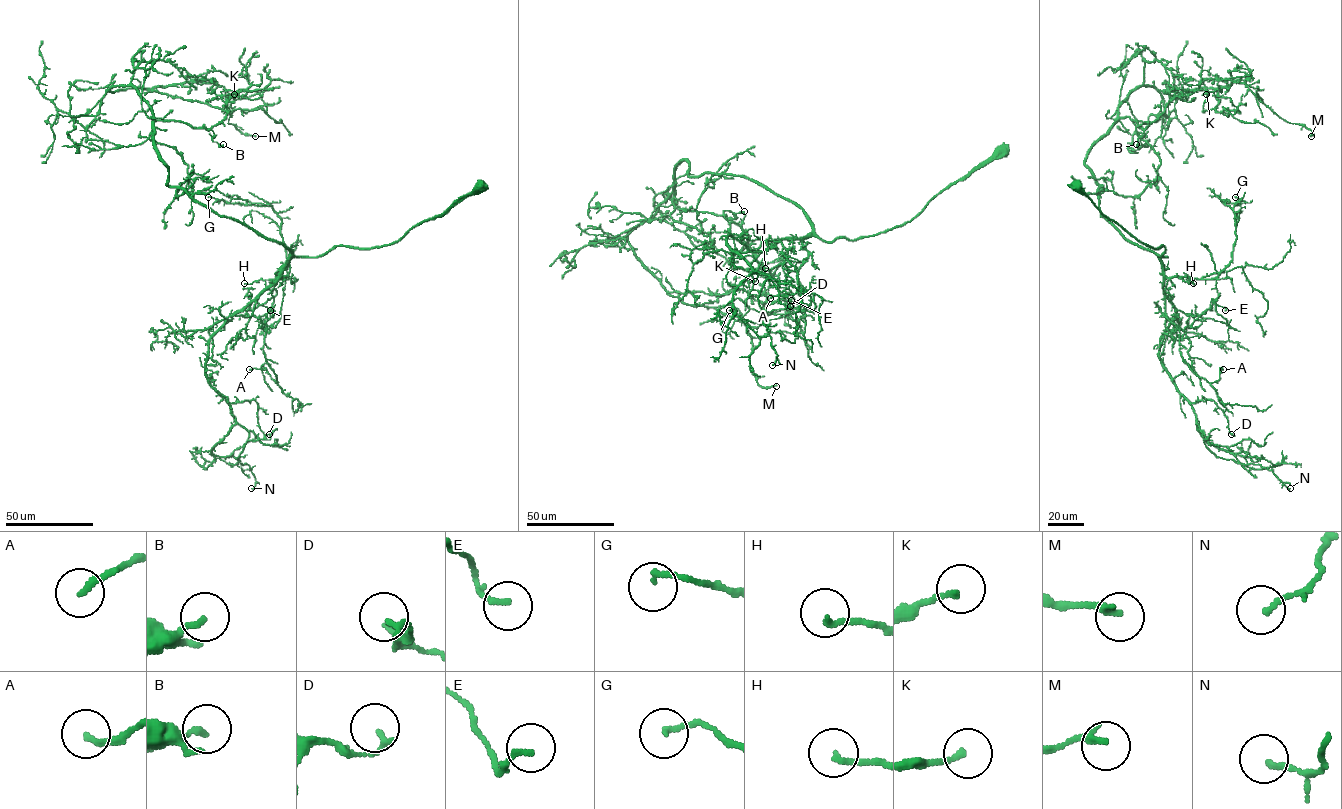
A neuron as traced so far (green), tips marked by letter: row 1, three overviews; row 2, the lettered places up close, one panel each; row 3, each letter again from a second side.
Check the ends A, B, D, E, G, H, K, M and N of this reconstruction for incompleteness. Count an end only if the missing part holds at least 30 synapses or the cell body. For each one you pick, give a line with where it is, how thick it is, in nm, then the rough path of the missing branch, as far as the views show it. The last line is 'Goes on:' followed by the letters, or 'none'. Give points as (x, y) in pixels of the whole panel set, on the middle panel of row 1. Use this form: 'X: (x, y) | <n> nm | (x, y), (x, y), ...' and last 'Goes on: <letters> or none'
Goes on: none

